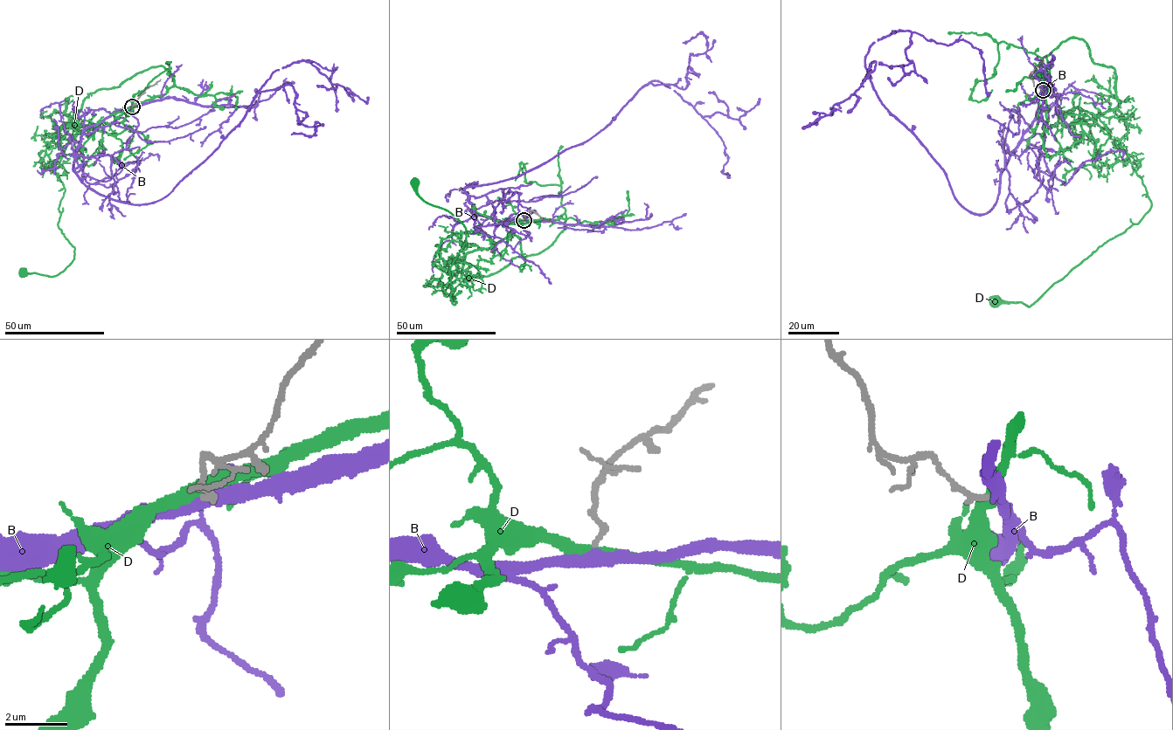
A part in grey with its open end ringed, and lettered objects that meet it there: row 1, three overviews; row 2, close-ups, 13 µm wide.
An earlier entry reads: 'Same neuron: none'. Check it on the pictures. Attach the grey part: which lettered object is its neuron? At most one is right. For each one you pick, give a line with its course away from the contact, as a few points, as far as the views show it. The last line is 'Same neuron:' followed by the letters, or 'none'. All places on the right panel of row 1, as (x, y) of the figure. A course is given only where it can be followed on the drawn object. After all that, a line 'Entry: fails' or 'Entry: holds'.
B: Its course: (1043, 89), (996, 202), (976, 214), (882, 104), (865, 56), (898, 31), (965, 40), (984, 61), (989, 95)
Same neuron: B
Entry: fails

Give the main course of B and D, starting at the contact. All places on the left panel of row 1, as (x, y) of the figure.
B: (132, 106), (82, 132), (72, 169), (134, 204), (166, 196), (292, 63), (336, 68), (336, 111)
D: (132, 106), (173, 76), (152, 66), (95, 90), (56, 133), (46, 153), (74, 259), (54, 276), (22, 271)

